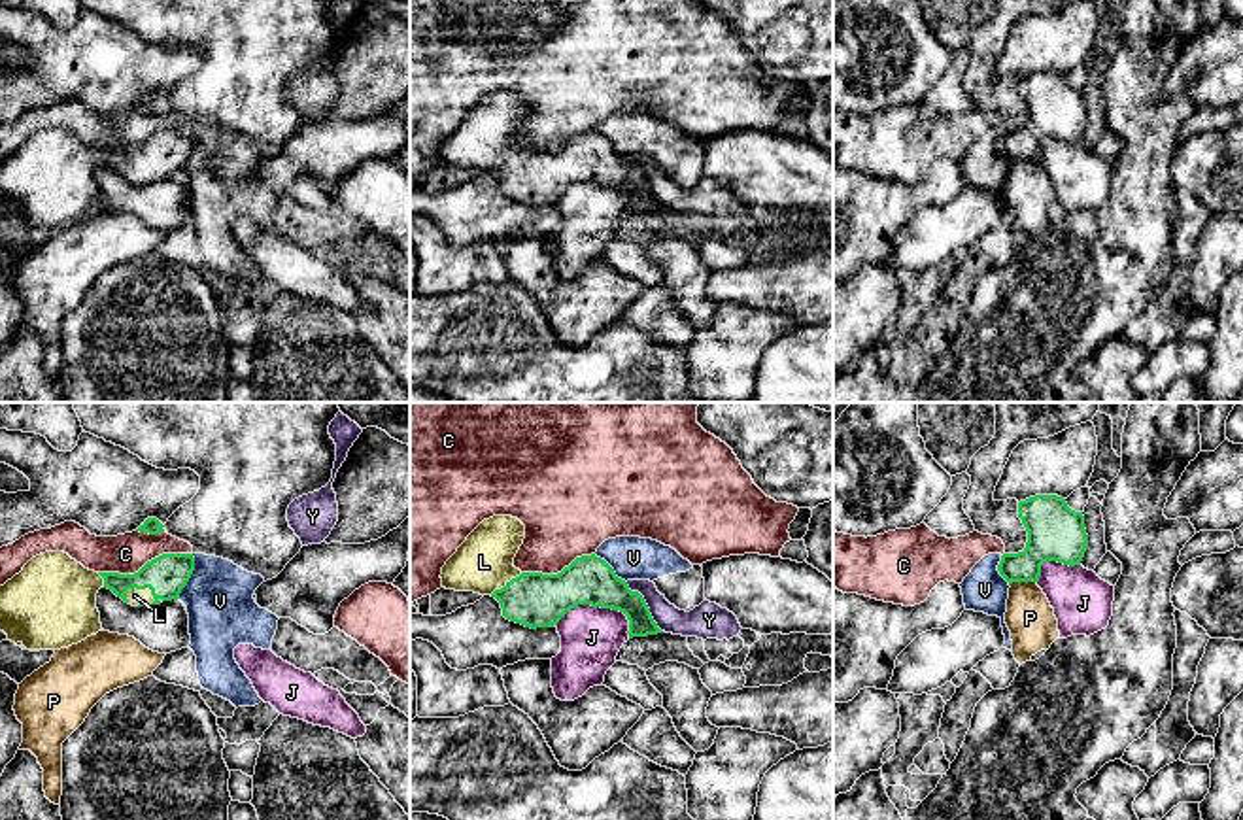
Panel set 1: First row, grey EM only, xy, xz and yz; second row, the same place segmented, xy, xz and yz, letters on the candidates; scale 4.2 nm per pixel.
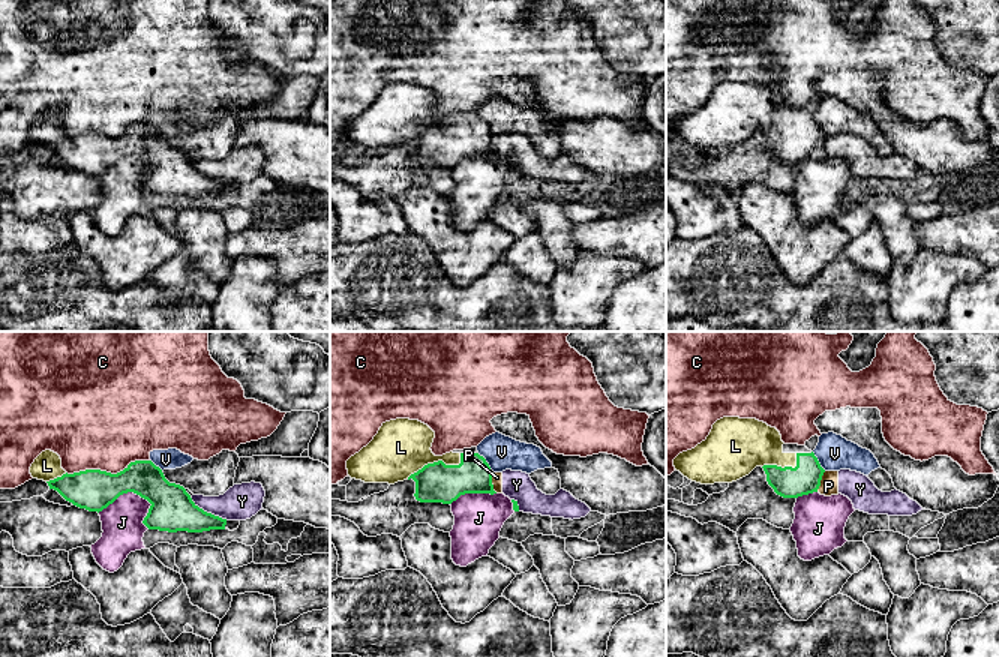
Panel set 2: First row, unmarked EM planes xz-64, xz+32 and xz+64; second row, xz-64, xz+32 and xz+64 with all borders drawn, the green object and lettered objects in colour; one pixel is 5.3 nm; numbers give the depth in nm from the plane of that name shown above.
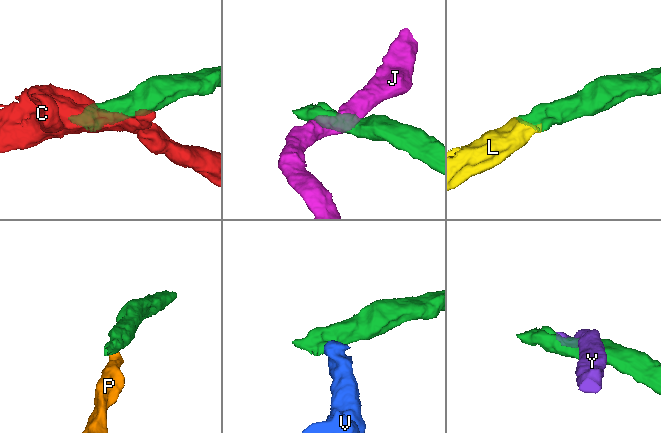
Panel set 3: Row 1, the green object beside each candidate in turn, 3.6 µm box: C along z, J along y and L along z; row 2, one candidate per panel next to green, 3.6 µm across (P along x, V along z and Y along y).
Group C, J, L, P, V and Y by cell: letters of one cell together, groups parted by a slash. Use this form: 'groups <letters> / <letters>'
groups C / J / L / P Y / V

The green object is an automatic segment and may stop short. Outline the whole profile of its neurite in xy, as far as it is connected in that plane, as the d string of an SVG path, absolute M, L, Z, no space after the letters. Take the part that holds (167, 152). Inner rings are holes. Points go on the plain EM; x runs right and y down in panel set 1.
M64 128L32 134L0 162L0 208L26 227L60 227L102 208L96 170L111 166L132 183L179 176L193 130L162 130L134 151L94 149Z

